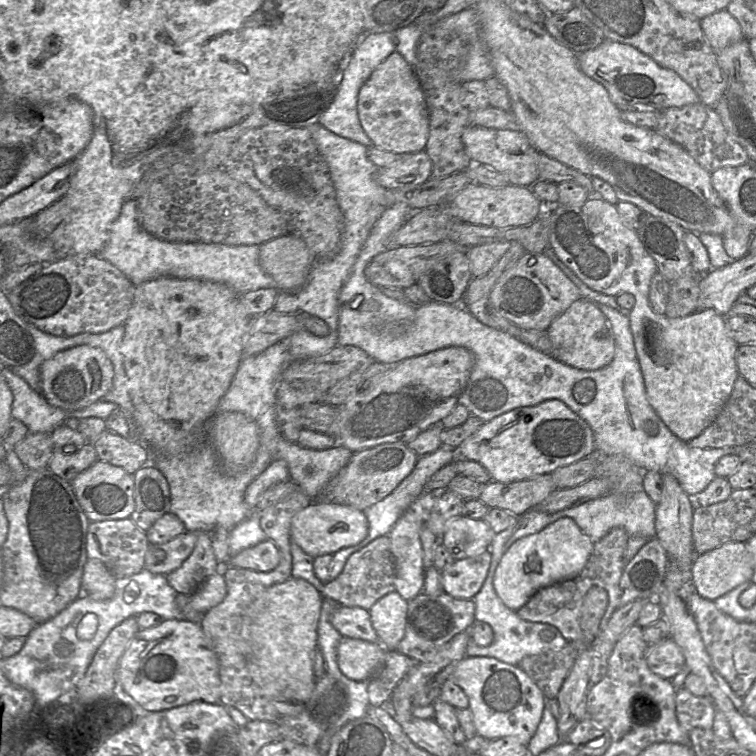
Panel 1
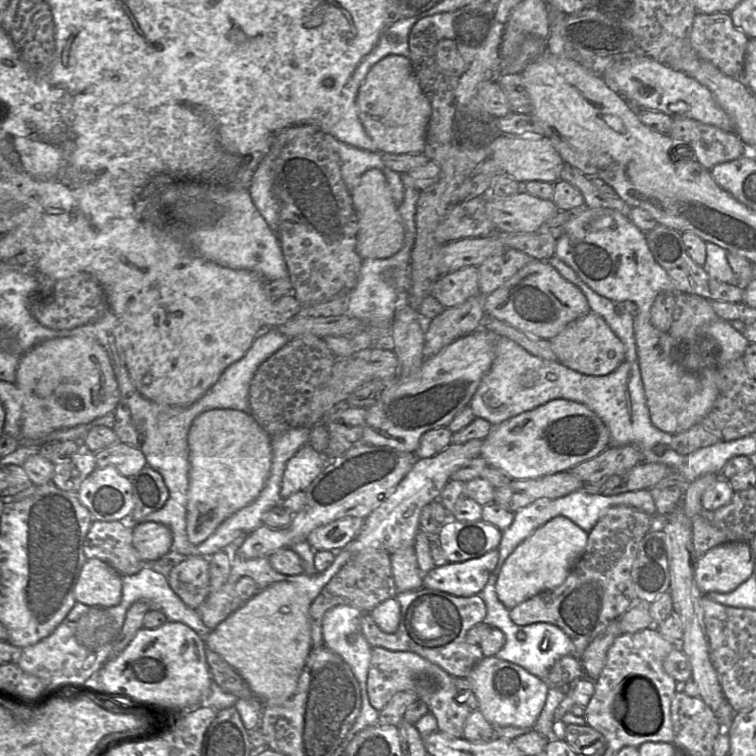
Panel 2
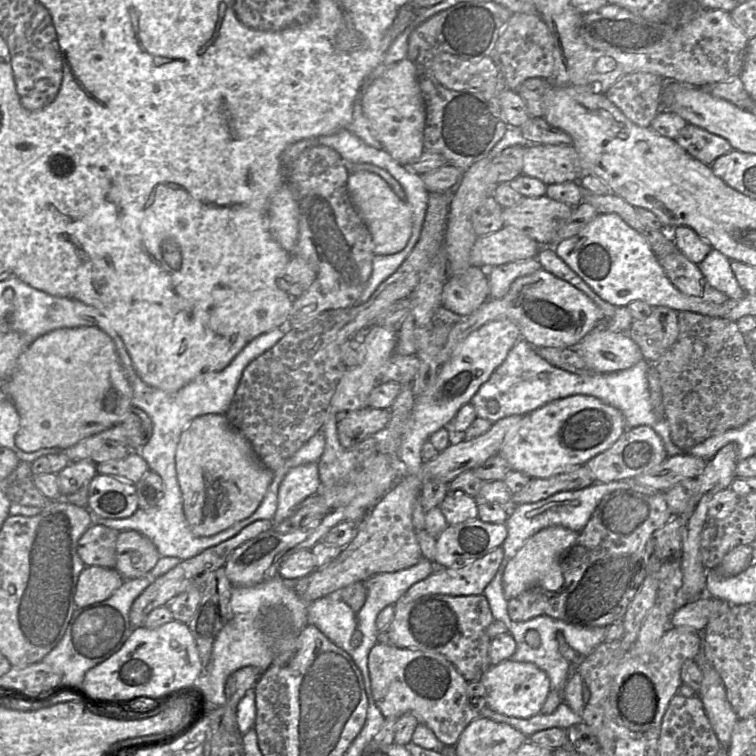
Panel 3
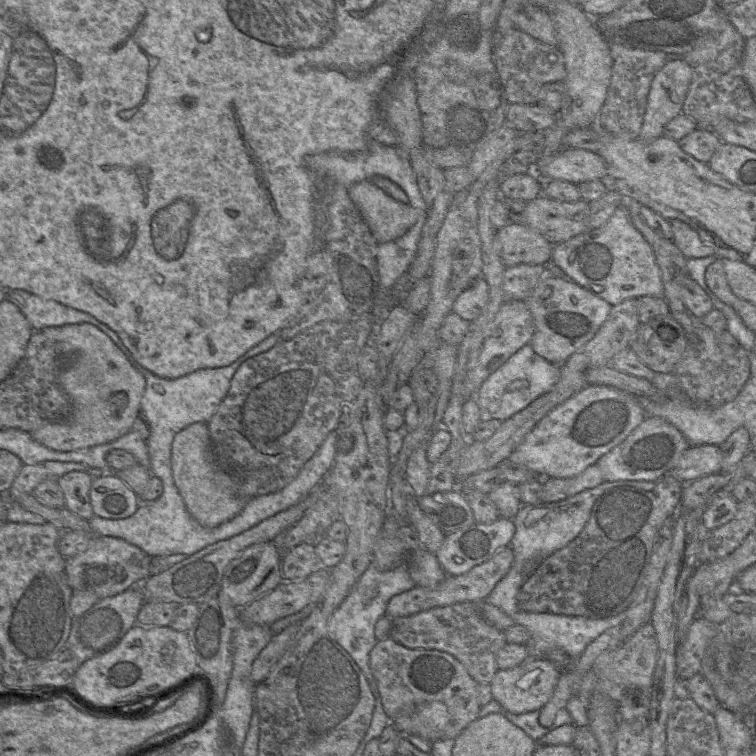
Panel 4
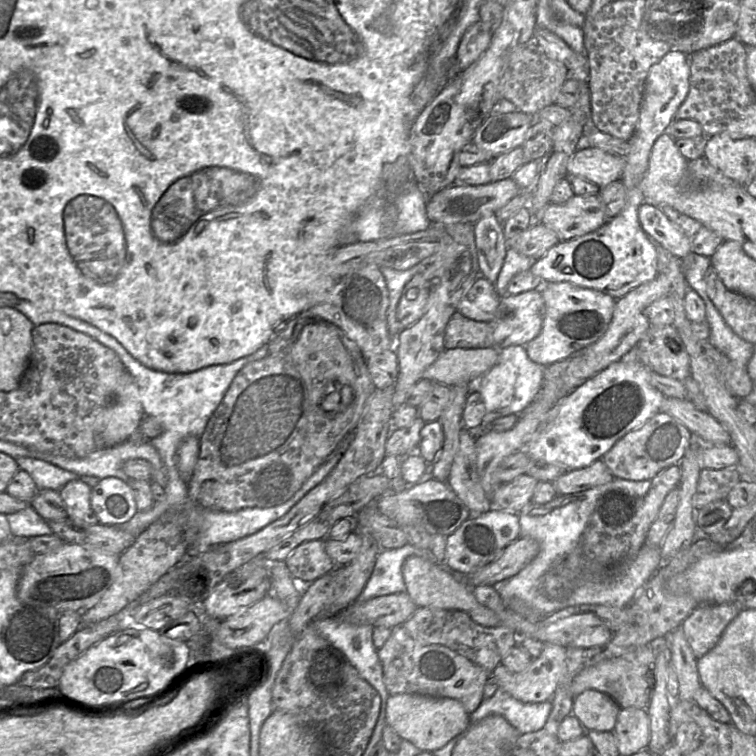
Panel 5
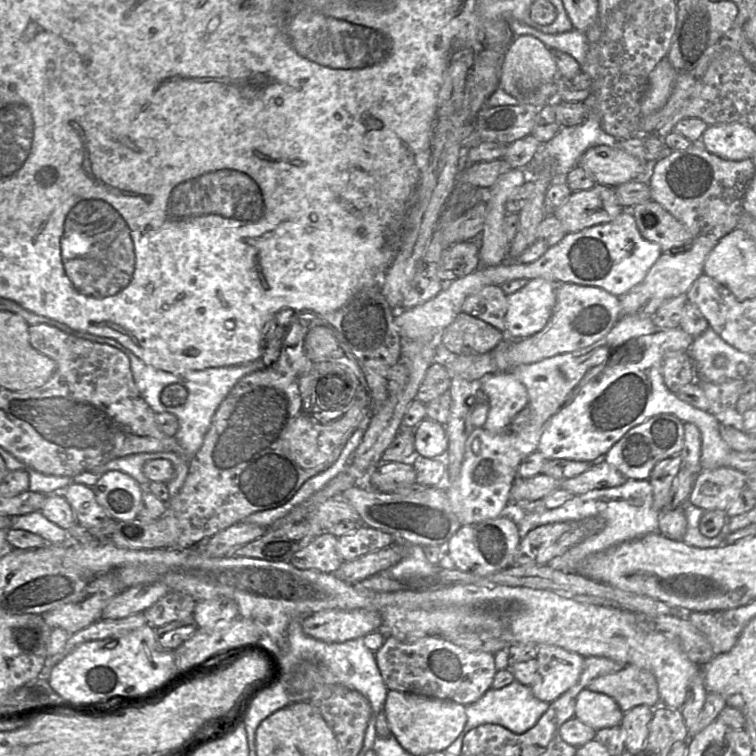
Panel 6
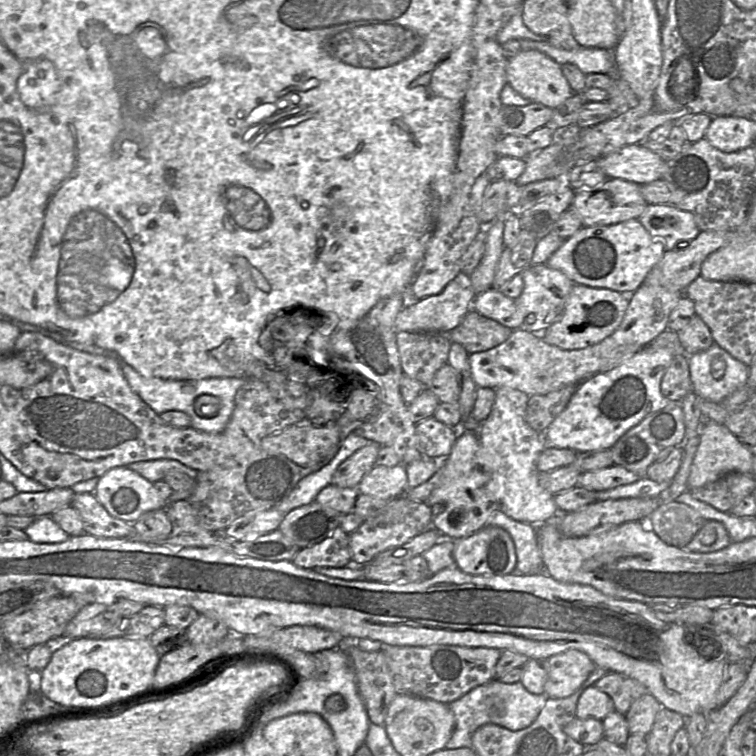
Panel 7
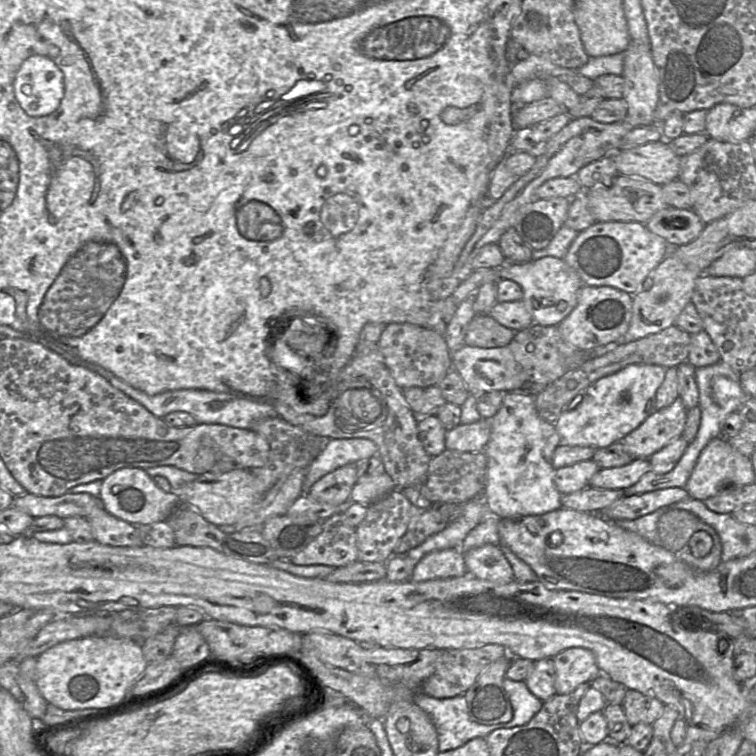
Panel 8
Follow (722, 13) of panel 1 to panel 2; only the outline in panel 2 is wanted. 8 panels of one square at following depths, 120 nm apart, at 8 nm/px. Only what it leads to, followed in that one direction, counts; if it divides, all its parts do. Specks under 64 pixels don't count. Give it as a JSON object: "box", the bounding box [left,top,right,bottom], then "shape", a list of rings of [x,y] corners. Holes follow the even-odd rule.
{"box":[690,13,749,79],"shape":[[[696,13],[694,17],[690,35],[693,49],[701,58],[712,62],[730,77],[742,79],[749,40],[746,34],[734,26],[730,13]]]}

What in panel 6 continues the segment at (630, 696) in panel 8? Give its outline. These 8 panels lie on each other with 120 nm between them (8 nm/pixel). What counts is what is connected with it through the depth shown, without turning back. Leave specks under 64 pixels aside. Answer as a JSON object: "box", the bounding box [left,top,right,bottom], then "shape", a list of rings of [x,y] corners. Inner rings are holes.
{"box":[620,704,654,755],"shape":[[[644,704],[624,713],[620,725],[625,734],[625,750],[635,755],[644,754],[653,715],[654,708]]]}

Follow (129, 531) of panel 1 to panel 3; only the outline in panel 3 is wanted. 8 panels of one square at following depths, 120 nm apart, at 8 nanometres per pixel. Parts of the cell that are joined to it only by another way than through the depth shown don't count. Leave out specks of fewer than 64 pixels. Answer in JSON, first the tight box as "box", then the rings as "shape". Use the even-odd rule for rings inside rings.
{"box":[77,524,119,568],"shape":[[[92,524],[78,541],[77,553],[86,566],[115,568],[116,543],[119,532],[100,524]]]}

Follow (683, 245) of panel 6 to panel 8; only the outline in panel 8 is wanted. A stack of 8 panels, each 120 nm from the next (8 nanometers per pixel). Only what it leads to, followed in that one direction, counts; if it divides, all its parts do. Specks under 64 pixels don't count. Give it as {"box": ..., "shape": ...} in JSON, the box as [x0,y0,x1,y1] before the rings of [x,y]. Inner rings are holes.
{"box":[645,206,705,247],"shape":[[[670,206],[655,213],[645,225],[649,231],[663,238],[669,247],[693,241],[705,226],[692,209],[677,209]]]}

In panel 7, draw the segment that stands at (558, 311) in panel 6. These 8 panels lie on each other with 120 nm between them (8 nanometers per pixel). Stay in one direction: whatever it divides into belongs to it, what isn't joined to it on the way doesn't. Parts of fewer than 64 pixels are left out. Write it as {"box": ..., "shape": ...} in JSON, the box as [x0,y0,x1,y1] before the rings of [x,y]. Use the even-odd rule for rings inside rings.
{"box":[533,284,629,350],"shape":[[[574,284],[570,291],[570,294],[566,300],[566,304],[565,304],[565,308],[564,308],[564,312],[563,312],[561,320],[552,324],[550,327],[548,327],[542,333],[533,333],[533,334],[540,334],[541,338],[546,343],[553,345],[553,346],[557,346],[563,350],[583,349],[588,346],[595,345],[595,344],[601,342],[602,340],[604,340],[605,338],[607,338],[608,336],[610,336],[619,327],[620,323],[622,322],[622,319],[624,317],[628,304],[629,304],[629,296],[623,295],[619,292],[616,292],[616,291],[613,291],[610,289],[606,289],[606,288],[592,288],[592,287],[588,287],[588,286],[581,285],[581,284]]]}

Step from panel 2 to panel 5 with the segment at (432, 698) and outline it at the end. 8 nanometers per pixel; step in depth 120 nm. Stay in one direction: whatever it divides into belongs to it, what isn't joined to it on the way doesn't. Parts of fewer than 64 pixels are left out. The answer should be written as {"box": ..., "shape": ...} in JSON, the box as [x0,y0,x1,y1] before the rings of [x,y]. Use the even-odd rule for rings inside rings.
{"box":[377,625,491,715],"shape":[[[402,625],[394,626],[385,644],[377,649],[389,695],[419,694],[458,700],[470,715],[483,701],[483,690],[491,673],[443,645],[422,645]]]}

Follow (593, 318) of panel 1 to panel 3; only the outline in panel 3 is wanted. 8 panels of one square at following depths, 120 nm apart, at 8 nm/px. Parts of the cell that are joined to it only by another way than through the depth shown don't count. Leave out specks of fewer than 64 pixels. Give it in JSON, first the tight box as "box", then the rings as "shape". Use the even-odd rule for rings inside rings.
{"box":[573,323,643,374],"shape":[[[603,323],[589,332],[573,349],[597,374],[626,370],[643,359],[639,346],[627,333],[613,332]]]}

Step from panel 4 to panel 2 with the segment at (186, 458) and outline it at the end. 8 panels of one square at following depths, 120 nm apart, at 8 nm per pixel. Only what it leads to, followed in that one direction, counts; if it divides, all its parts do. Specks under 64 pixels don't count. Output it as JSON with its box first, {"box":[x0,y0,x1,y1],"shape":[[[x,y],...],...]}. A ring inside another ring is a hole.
{"box":[187,409,271,545],"shape":[[[211,409],[193,420],[188,432],[188,451],[187,535],[197,545],[229,516],[258,497],[271,469],[271,437],[250,413]]]}

